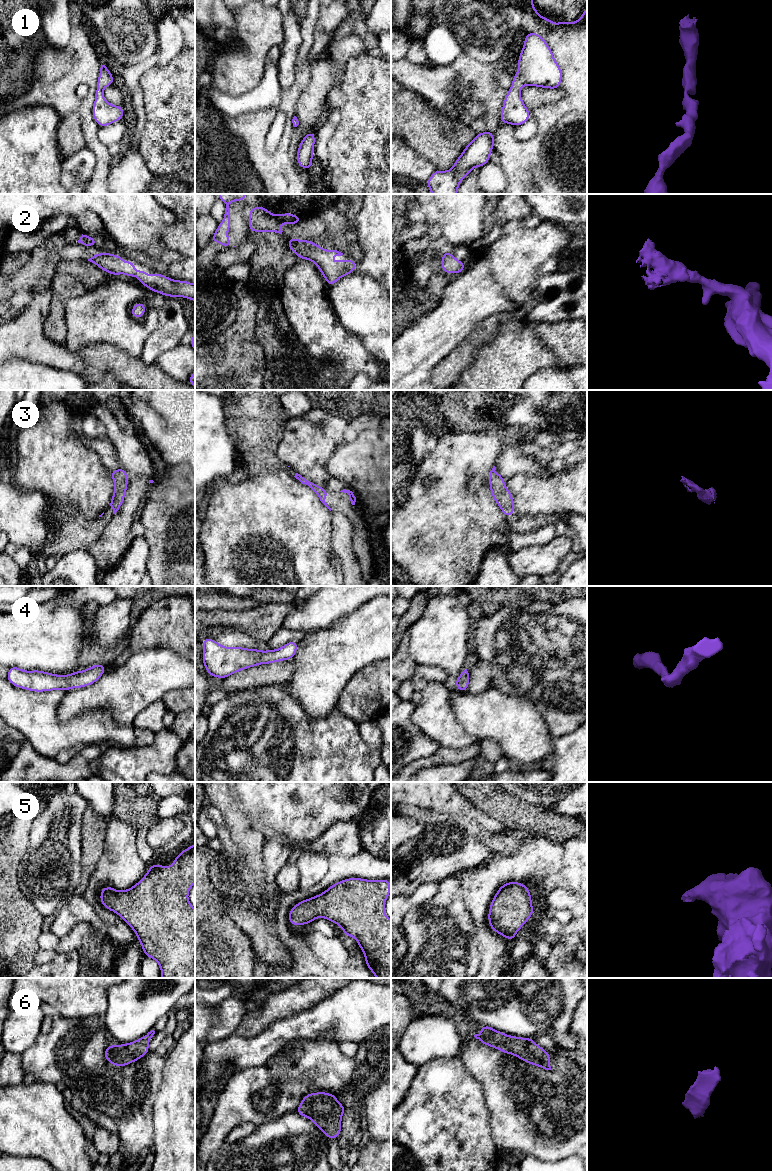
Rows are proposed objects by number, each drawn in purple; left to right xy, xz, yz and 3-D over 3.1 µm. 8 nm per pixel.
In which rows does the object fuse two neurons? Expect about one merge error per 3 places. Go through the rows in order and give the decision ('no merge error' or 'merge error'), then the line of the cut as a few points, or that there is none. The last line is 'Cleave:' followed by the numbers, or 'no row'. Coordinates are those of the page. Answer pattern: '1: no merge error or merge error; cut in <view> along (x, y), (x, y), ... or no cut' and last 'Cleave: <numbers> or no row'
1: no merge error; no cut
2: no merge error; no cut
3: no merge error; no cut
4: no merge error; no cut
5: no merge error; no cut
6: no merge error; no cut
Cleave: no row

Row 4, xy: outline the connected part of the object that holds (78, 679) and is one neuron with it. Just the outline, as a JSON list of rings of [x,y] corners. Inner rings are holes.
[[[97,664],[64,676],[40,670],[25,671],[12,666],[9,667],[6,678],[15,687],[29,691],[43,692],[57,689],[66,691],[95,683],[105,673],[105,667],[106,664]]]

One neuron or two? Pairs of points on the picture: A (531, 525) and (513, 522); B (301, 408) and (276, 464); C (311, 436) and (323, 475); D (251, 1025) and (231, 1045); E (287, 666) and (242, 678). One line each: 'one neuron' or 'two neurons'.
A: one neuron
B: two neurons
C: one neuron
D: two neurons
E: one neuron

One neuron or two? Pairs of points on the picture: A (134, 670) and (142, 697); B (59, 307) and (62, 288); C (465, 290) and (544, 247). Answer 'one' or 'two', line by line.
A: one
B: one
C: one

